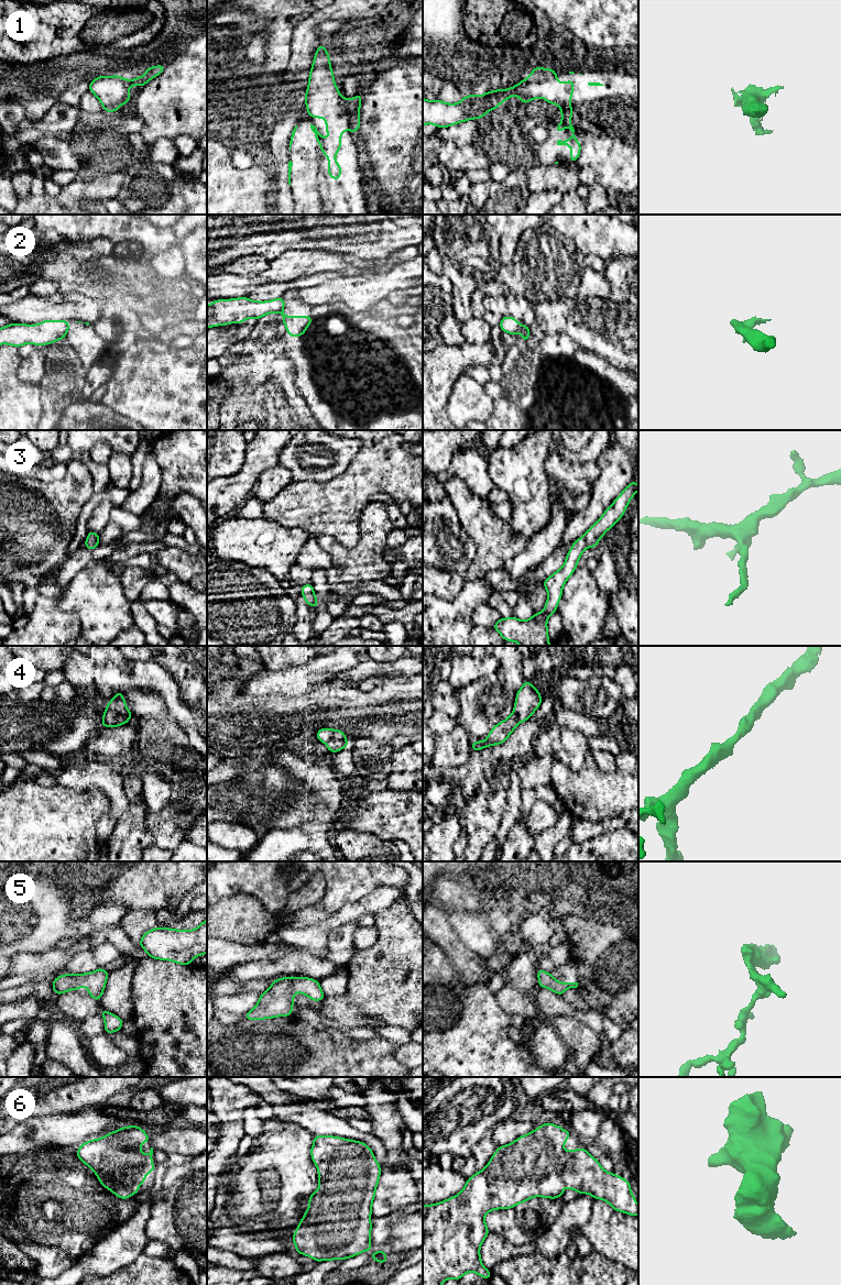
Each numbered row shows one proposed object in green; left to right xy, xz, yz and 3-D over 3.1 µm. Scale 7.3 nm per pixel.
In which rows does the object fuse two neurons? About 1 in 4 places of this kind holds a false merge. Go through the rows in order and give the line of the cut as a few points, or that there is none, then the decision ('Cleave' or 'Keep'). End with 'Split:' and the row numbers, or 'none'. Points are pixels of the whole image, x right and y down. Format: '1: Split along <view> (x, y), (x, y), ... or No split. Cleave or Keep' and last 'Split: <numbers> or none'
1: No split. Keep
2: Split along yz (520, 326), (517, 330). Cleave
3: No split. Keep
4: No split. Keep
5: No split. Keep
6: No split. Keep
Split: 2

